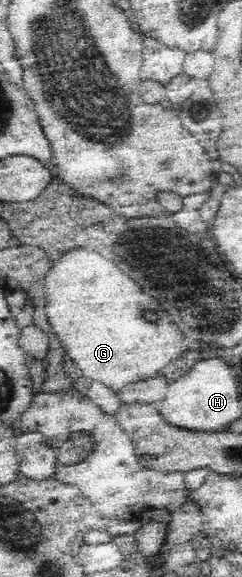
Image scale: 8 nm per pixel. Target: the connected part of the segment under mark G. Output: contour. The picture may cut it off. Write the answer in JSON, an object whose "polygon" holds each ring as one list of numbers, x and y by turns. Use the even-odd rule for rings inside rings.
{"polygon":[[100,229,100,251,86,249,86,245,76,246,65,253,62,259,55,261,46,272,44,314,51,329,60,338,67,357,81,370,82,376,118,391,124,385,156,378,158,371,184,357,184,353,189,350,188,345,182,345,182,331,170,319,168,311,162,309,154,297,144,293,134,279,122,273,122,269,114,265,110,257,110,229]]}

